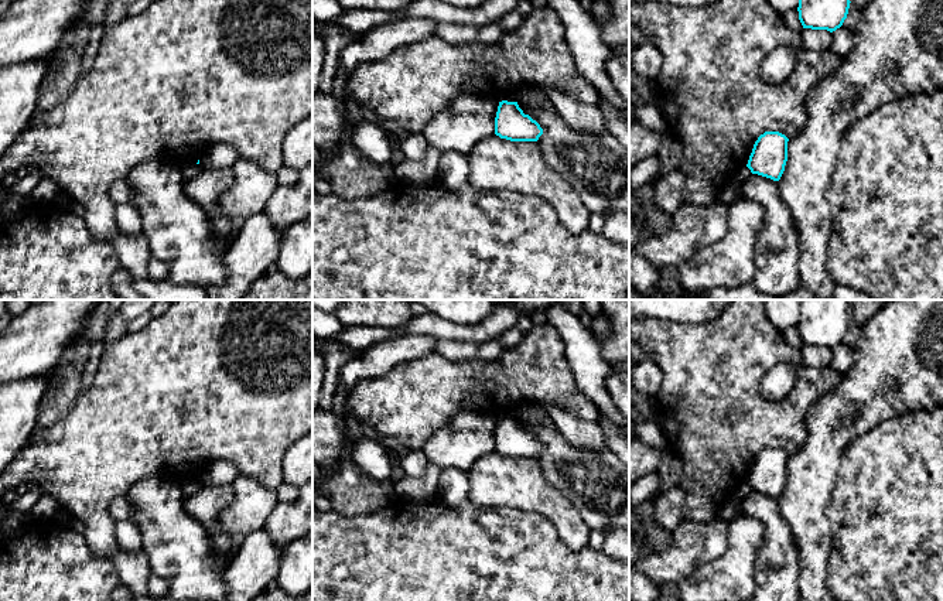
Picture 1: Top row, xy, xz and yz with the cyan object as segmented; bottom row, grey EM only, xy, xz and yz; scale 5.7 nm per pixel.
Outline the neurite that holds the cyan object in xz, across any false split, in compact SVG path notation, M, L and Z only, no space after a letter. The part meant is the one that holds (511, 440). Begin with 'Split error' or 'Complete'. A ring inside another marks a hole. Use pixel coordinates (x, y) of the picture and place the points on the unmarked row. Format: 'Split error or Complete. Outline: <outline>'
Complete. Outline: M499 419L495 451L510 458L537 458L543 451L540 441L525 431L517 419Z

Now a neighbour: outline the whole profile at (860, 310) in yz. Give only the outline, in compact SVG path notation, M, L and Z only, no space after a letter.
M851 300L850 318L862 327L874 314L877 314L889 300Z

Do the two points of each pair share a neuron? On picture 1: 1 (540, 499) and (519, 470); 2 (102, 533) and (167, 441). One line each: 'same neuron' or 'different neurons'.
1: same neuron
2: same neuron

